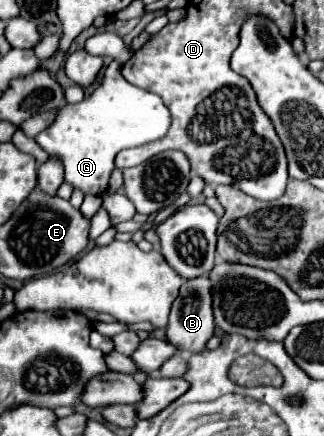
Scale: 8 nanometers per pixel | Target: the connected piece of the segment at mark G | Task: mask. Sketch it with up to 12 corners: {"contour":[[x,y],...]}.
{"contour":[[116,60],[36,142],[64,180],[102,196],[120,150],[166,136],[160,96]]}

